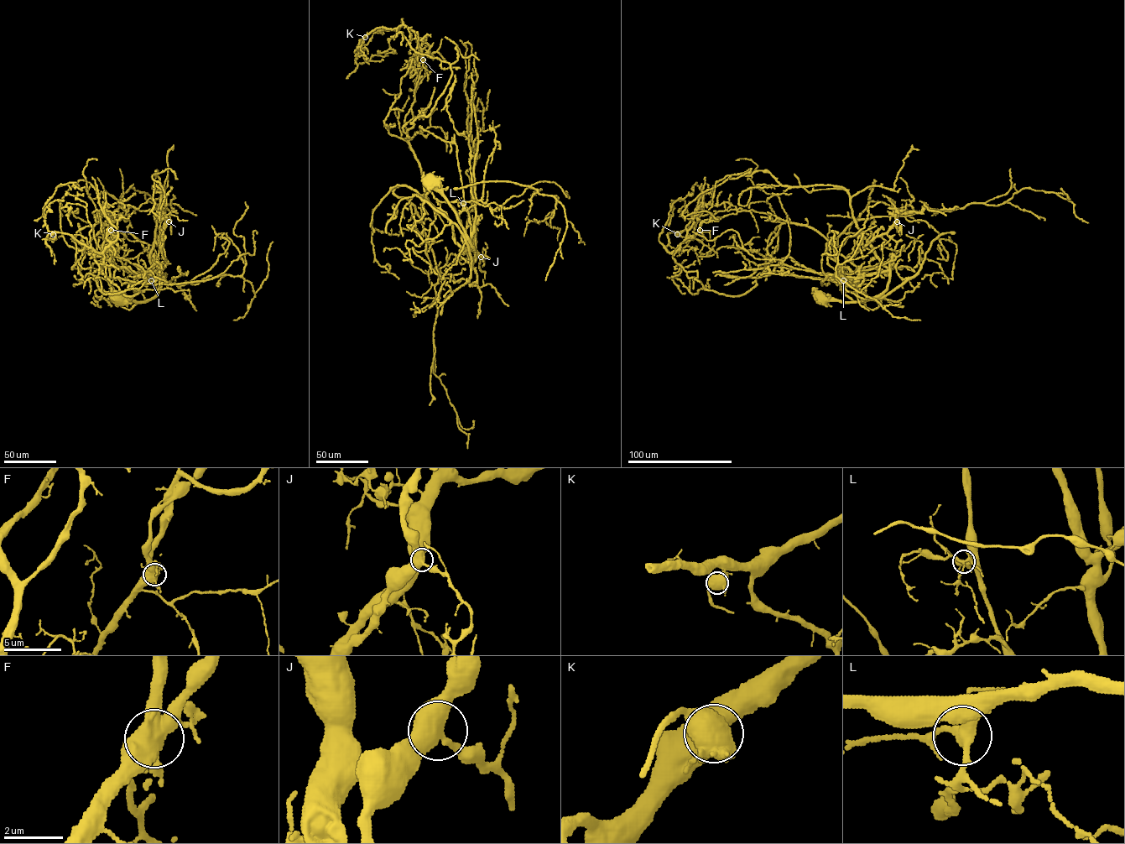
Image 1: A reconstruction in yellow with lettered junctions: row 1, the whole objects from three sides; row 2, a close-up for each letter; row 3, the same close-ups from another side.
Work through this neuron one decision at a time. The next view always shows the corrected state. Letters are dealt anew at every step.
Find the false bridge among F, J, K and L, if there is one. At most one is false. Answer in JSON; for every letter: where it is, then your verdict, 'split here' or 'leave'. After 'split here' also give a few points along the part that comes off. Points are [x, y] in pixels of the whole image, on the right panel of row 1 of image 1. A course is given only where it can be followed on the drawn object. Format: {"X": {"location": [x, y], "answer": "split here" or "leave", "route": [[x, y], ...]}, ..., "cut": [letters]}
{"F": {"location": [700, 230], "answer": "split here", "route": [[700, 230], [672, 252], [665, 248], [668, 233], [692, 226], [702, 211], [702, 189], [696, 183], [694, 186]]}, "J": {"location": [897, 221], "answer": "leave"}, "K": {"location": [677, 234], "answer": "leave"}, "L": {"location": [843, 280], "answer": "leave"}, "cut": ["F"]}

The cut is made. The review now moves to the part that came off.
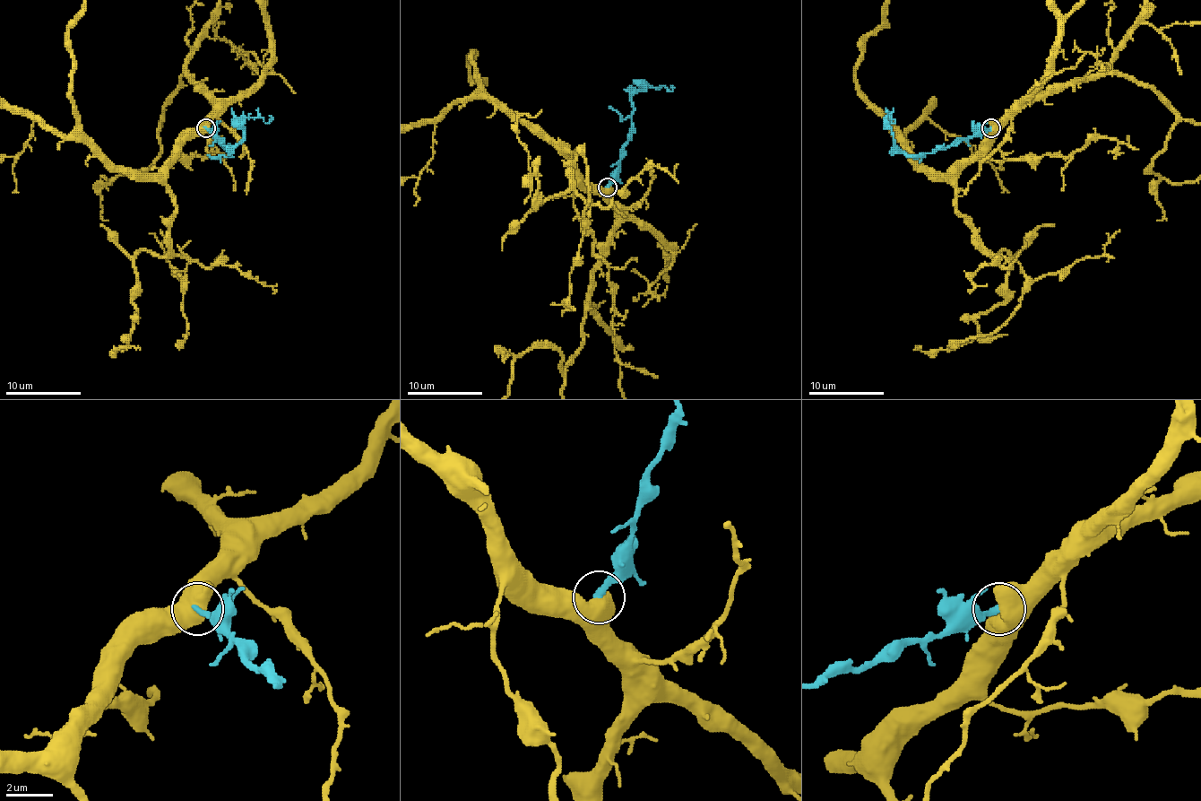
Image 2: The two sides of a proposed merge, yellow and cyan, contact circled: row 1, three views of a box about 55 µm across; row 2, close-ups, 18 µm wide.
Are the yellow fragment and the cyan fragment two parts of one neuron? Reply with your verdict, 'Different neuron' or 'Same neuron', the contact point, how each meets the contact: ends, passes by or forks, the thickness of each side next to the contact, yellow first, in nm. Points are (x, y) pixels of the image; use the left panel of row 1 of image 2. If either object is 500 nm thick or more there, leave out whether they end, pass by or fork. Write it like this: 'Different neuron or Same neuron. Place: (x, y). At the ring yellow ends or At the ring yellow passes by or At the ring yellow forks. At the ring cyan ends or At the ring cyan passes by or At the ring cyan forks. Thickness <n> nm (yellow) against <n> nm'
Same neuron. Place: (206, 128). Thickness 950 nm (yellow) against 280 nm

